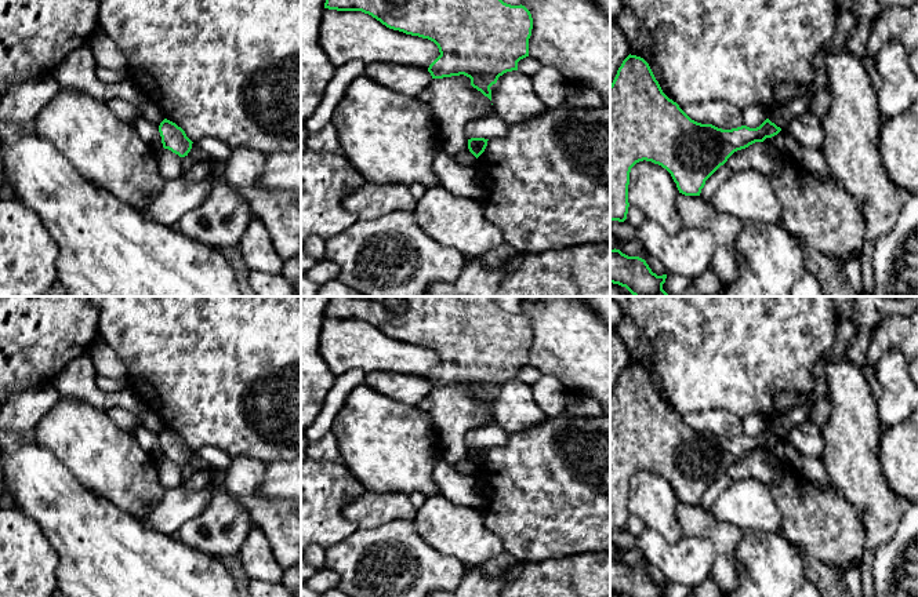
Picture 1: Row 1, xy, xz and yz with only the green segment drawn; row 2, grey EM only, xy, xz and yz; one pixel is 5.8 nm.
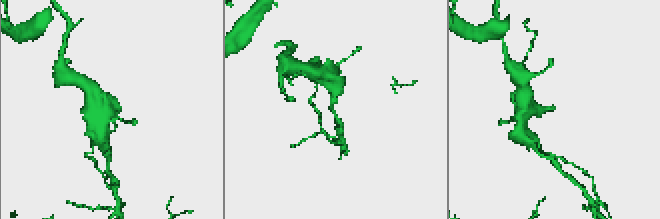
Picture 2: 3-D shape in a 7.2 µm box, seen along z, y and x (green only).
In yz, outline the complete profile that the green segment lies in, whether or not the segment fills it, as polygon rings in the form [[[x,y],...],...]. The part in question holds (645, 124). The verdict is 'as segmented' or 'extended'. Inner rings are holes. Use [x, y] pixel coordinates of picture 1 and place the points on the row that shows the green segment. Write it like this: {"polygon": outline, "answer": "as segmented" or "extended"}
{"polygon": [[[629,54],[610,84],[610,221],[627,219],[629,172],[636,163],[646,160],[661,165],[671,174],[679,193],[700,196],[705,181],[734,152],[763,142],[780,131],[769,119],[756,128],[741,125],[732,130],[692,120],[663,92],[649,63]]], "answer": "as segmented"}

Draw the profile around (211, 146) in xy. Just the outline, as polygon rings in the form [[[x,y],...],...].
[[[206,136],[200,141],[193,142],[192,146],[200,149],[218,161],[226,161],[231,157],[231,148],[217,138]]]

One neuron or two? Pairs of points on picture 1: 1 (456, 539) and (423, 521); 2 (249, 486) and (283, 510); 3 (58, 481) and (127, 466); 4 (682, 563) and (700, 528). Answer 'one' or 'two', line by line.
1: one
2: one
3: two
4: two

